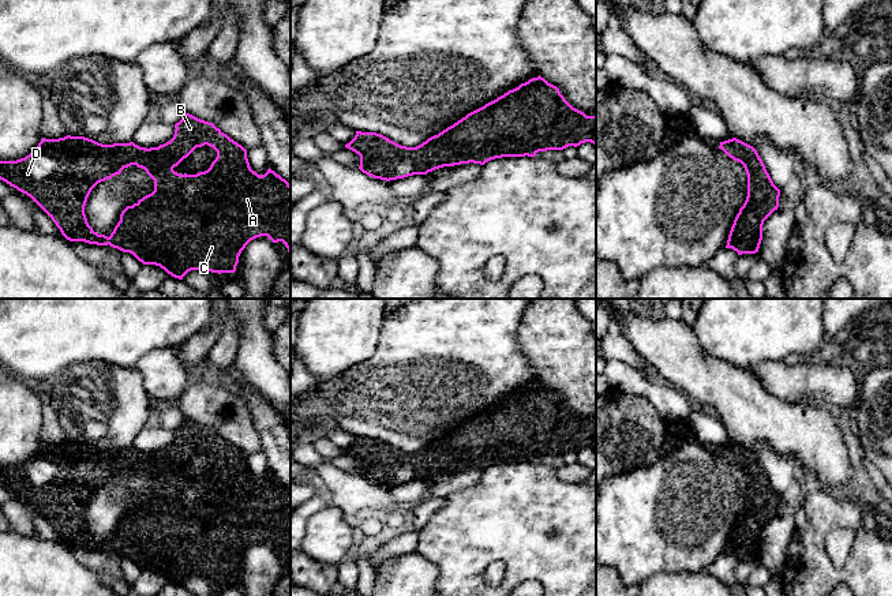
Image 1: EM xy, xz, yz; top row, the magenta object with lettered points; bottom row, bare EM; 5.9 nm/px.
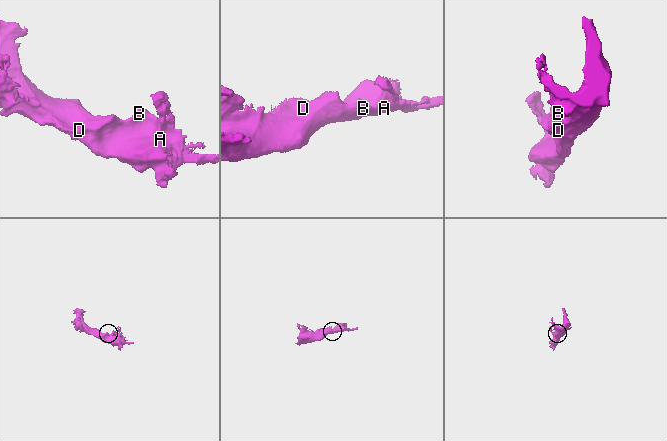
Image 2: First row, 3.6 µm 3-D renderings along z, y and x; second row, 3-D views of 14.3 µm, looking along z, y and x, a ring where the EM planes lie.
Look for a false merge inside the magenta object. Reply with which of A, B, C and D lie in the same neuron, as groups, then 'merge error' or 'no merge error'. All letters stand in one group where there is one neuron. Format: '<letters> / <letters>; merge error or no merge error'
A B C D; no merge error

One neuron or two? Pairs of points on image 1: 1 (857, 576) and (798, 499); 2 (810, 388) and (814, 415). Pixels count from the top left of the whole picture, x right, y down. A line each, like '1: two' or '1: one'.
1: two
2: two

